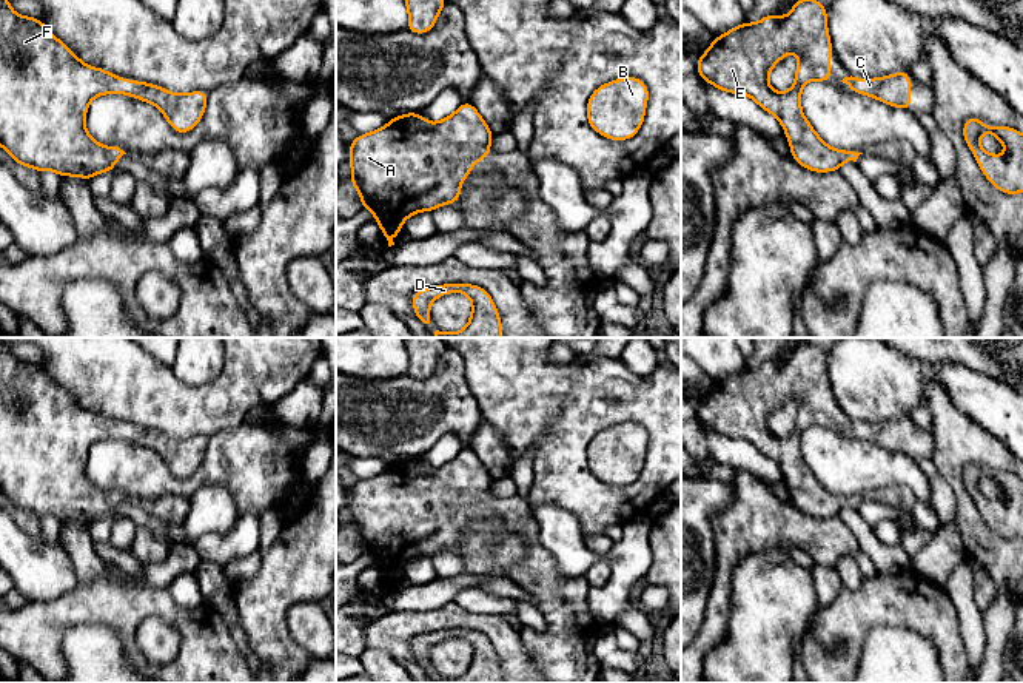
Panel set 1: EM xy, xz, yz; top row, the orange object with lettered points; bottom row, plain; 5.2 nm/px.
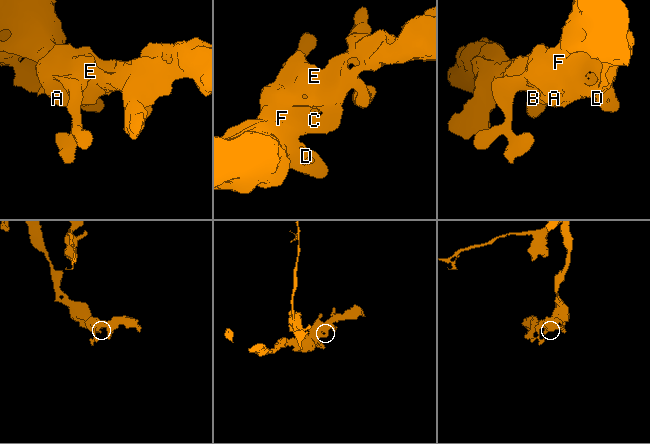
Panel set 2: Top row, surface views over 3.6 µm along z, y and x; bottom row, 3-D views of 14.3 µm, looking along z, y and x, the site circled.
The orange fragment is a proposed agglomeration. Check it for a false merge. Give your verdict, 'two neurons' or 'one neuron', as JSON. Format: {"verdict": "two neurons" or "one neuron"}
{"verdict": "one neuron"}

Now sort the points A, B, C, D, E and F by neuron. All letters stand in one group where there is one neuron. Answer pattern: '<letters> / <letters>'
A B C D E F

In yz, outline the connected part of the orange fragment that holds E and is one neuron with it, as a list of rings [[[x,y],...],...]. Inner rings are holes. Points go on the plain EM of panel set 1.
[[[803,342],[795,347],[787,362],[769,359],[758,368],[744,367],[713,384],[696,407],[696,418],[716,435],[746,439],[764,456],[775,461],[784,473],[797,509],[815,518],[838,516],[844,507],[857,507],[863,498],[830,493],[815,478],[801,456],[801,435],[807,427],[821,426],[830,429],[830,401],[832,389],[827,378],[826,352],[815,344]],[[790,398],[798,399],[795,427],[789,436],[776,438],[769,430],[769,416]]]

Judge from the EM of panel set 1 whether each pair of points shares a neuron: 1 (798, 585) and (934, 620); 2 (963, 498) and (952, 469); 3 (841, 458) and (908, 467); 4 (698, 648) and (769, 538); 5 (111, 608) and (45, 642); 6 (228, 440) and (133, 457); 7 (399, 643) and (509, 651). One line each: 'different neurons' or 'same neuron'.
1: different neurons
2: same neuron
3: same neuron
4: same neuron
5: same neuron
6: same neuron
7: same neuron

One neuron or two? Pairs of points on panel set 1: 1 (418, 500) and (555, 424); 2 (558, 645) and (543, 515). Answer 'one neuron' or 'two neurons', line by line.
1: two neurons
2: two neurons

